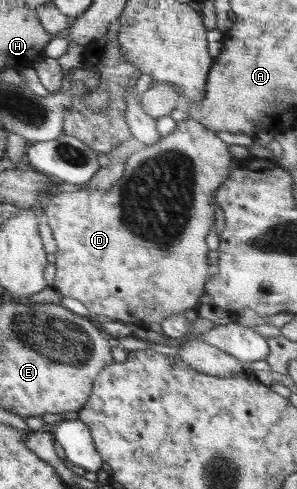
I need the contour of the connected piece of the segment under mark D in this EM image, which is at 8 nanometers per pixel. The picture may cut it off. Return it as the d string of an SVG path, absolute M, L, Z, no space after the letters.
M188 117L179 122L175 130L172 130L166 137L160 138L158 142L147 146L137 146L135 151L124 160L123 176L110 189L54 192L44 203L46 220L53 231L53 238L57 245L56 253L50 257L56 267L56 273L54 281L49 286L58 289L63 296L81 301L90 311L91 316L105 315L111 320L118 320L139 329L151 323L163 322L174 314L183 314L184 311L190 311L190 309L197 310L200 305L199 297L205 294L206 283L212 277L208 271L210 264L206 257L210 249L205 242L206 235L210 233L210 227L215 223L215 210L210 200L214 197L218 186L229 177L231 161L232 156L228 150L228 144L220 140L216 132Z

